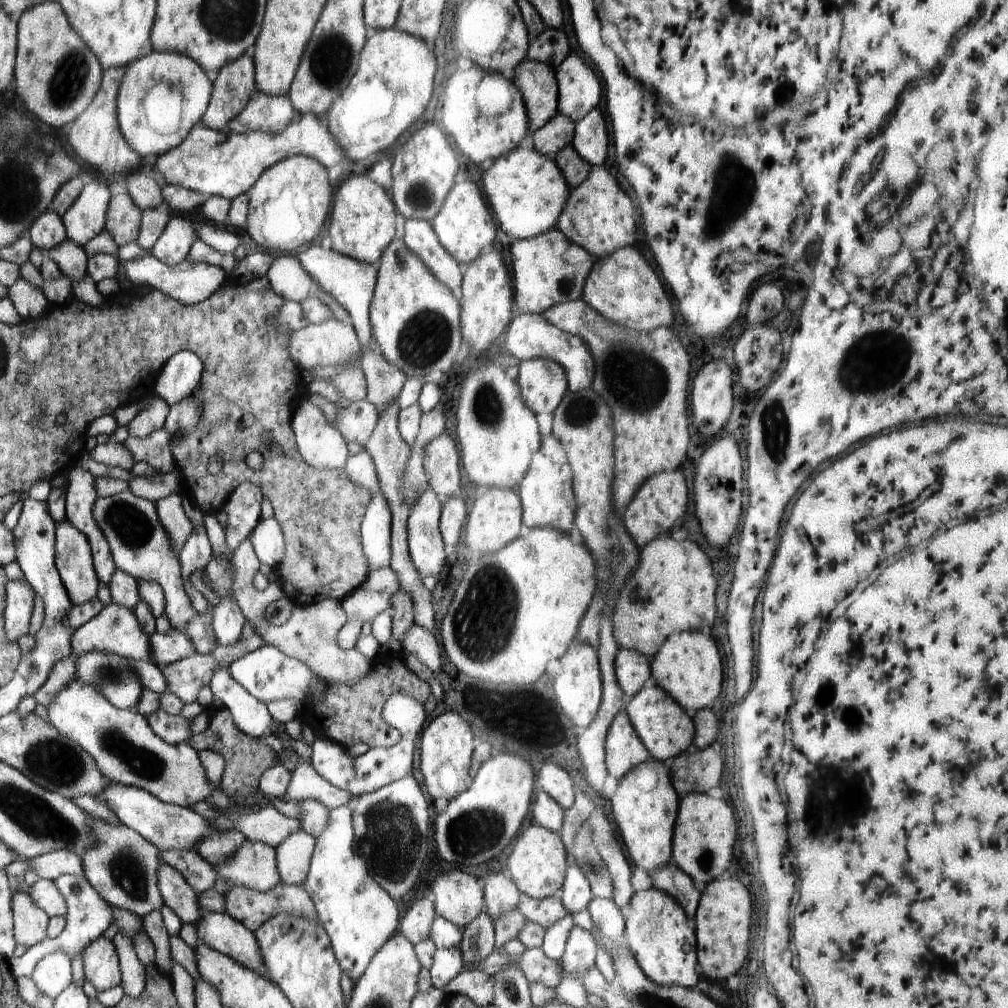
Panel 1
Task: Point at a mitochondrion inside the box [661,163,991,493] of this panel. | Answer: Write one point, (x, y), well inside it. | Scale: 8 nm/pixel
(775, 434)

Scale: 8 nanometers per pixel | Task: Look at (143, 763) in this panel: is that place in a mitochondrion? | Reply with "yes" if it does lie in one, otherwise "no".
yes

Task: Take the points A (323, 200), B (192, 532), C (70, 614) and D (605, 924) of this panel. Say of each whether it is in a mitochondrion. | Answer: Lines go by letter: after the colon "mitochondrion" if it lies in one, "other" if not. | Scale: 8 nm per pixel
A: other
B: other
C: other
D: other

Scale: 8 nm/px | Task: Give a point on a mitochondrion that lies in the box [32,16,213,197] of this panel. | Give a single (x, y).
(72, 74)

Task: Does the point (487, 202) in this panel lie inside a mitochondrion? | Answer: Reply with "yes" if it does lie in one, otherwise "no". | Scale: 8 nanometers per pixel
no

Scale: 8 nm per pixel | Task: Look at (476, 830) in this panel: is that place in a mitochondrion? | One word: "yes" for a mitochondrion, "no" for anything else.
yes

